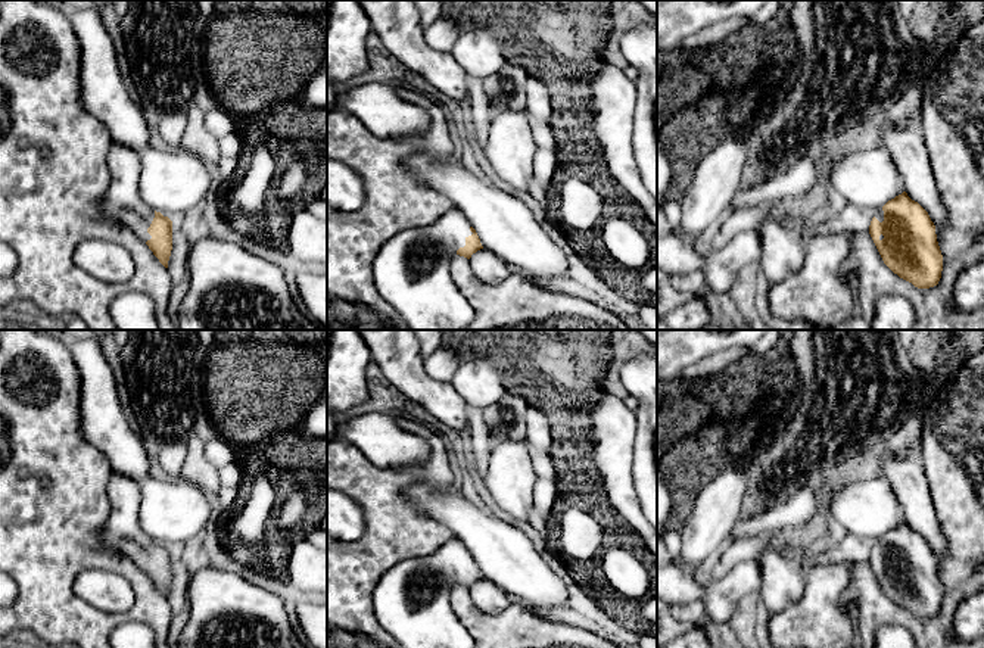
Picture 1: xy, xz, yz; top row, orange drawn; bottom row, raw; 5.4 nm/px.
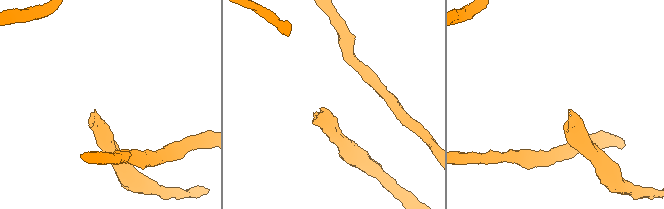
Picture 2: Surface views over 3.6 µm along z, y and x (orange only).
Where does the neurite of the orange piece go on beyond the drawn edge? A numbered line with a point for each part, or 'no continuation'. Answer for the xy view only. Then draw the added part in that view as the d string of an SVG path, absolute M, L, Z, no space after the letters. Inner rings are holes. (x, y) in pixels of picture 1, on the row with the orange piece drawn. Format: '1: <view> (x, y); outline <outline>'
1: xy (122, 202); outline M112 141L108 165L110 184L100 203L102 215L131 228L141 240L150 240L147 228L155 218L155 209L141 199L138 191L140 153Z

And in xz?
1: xz (413, 274); outline M451 208L435 224L405 230L386 242L376 255L373 277L380 296L396 309L410 330L467 330L474 309L457 287L451 258L471 236L470 221Z

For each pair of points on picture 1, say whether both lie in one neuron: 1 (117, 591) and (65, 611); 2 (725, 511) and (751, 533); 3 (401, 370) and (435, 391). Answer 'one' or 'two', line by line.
1: two
2: two
3: one

